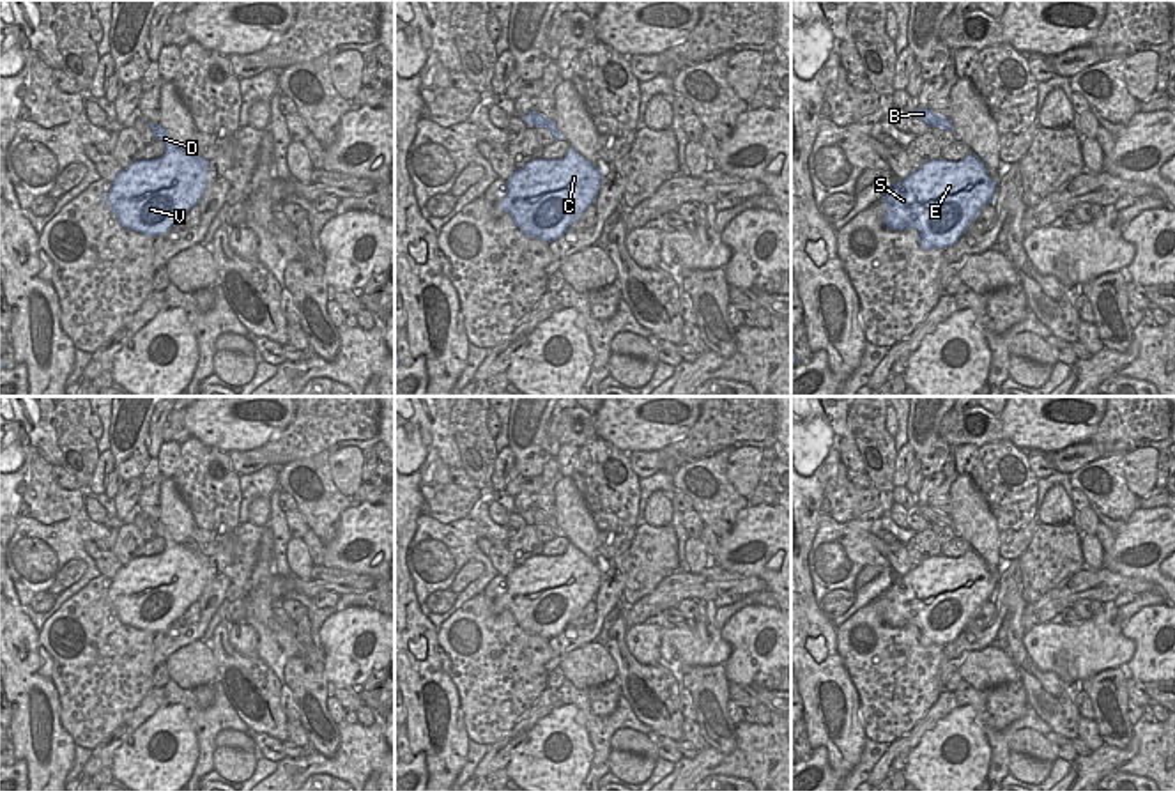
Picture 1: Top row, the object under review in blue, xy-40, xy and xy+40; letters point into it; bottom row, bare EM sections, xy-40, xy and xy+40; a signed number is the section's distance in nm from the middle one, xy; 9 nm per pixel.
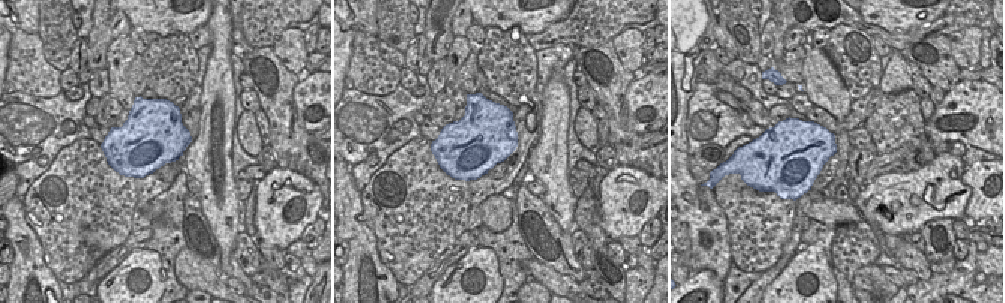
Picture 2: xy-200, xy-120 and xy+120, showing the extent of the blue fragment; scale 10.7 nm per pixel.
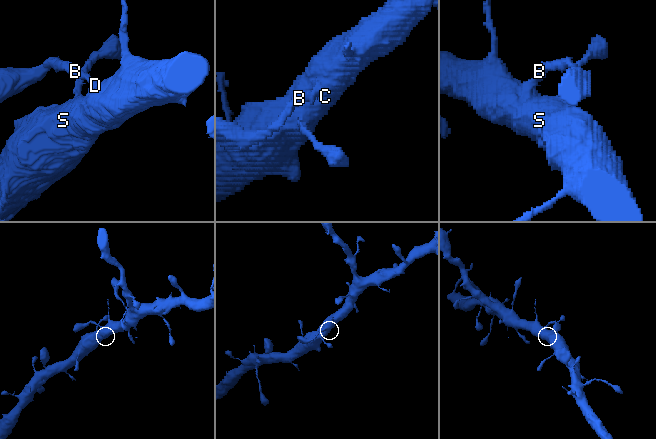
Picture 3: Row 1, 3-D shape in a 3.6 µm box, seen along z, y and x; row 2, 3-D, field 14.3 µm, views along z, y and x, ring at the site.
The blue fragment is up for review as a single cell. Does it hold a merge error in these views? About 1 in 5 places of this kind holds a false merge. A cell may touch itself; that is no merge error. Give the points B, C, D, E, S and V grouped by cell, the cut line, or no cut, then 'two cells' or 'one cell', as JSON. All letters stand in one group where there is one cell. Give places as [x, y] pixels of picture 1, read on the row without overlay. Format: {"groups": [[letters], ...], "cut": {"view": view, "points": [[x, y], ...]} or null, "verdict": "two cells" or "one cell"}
{"groups": [["B", "C", "D", "E", "S", "V"]], "cut": null, "verdict": "one cell"}

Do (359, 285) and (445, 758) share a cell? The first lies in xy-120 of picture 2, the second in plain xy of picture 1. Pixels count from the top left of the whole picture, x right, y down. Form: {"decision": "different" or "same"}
{"decision": "same"}

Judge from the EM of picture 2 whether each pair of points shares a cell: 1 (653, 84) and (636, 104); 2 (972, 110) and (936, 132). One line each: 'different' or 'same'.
1: same
2: same

